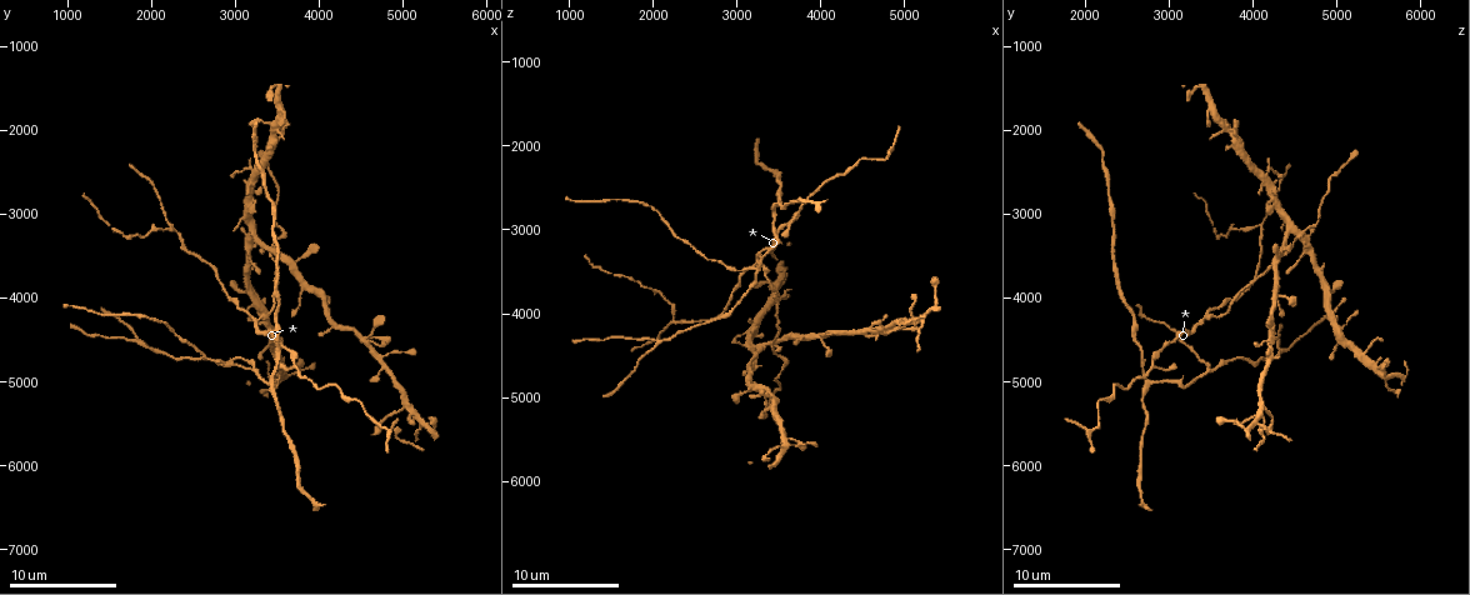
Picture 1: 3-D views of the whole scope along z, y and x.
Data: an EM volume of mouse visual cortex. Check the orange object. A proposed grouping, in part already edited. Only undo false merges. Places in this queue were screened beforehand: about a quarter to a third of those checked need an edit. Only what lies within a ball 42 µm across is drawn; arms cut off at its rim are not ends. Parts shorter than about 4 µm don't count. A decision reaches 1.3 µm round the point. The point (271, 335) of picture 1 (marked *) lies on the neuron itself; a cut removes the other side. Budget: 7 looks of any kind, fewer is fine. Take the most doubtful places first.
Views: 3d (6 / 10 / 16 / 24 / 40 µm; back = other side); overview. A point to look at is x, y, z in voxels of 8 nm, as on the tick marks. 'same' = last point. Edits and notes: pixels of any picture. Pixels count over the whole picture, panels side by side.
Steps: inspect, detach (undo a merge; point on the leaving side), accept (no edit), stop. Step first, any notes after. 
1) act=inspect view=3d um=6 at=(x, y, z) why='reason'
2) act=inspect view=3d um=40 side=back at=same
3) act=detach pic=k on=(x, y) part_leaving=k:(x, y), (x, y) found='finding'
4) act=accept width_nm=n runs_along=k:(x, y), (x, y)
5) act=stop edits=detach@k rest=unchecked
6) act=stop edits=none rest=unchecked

act=inspect view=3d um=16 at=(2250, 3150, 4100) why='three-way junction'

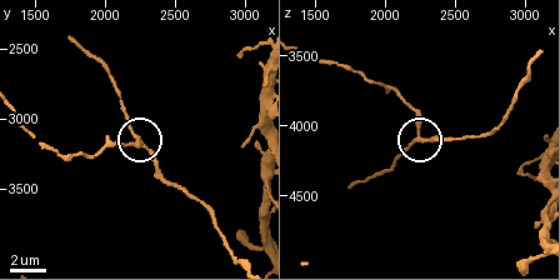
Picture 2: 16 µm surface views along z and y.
act=inspect view=3d um=6 at=same why='closer look'

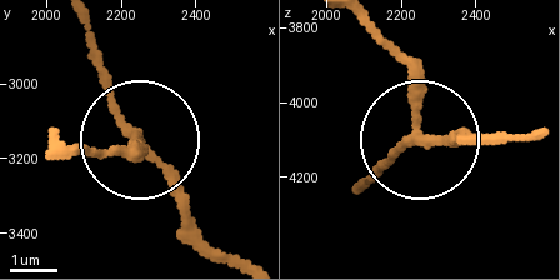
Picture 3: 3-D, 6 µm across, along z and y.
act=accept arms=3 runs_along=3:(221, 251), (118, 108), (86, 24) found='continuous, no second neuron'

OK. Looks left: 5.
act=inspect view=3d um=10 at=(3250, 4900, 3500) why='a fork'

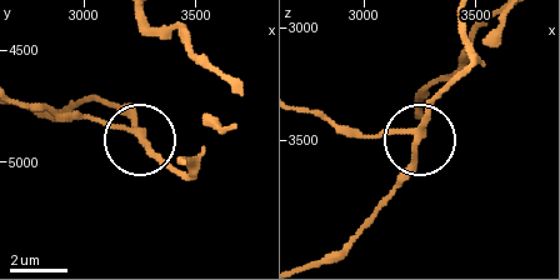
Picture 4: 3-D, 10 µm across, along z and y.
act=accept arms=3 found='one neuron here'

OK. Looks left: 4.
act=inspect view=3d um=6 at=(3700, 4800, 2800) why='thin arm on a thick one'

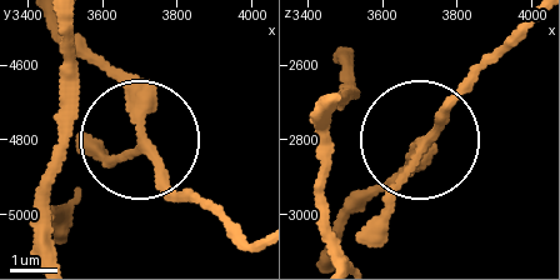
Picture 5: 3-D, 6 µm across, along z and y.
act=accept width_nm=170 found='all the same neuron'

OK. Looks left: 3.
act=inspect view=3d um=6 at=(3200, 4250, 3400) why='a fork'

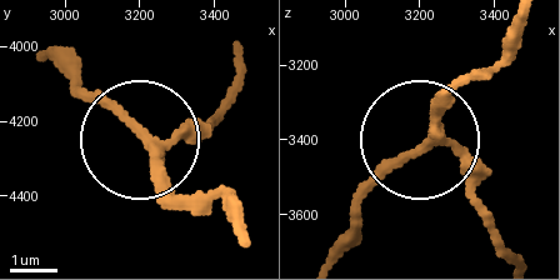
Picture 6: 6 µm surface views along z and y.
act=accept width_nm=220 runs_along=6:(221, 208), (178, 188), (74, 84) found='continuous, no second neuron'

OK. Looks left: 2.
act=stop edits=none rest=unchecked

